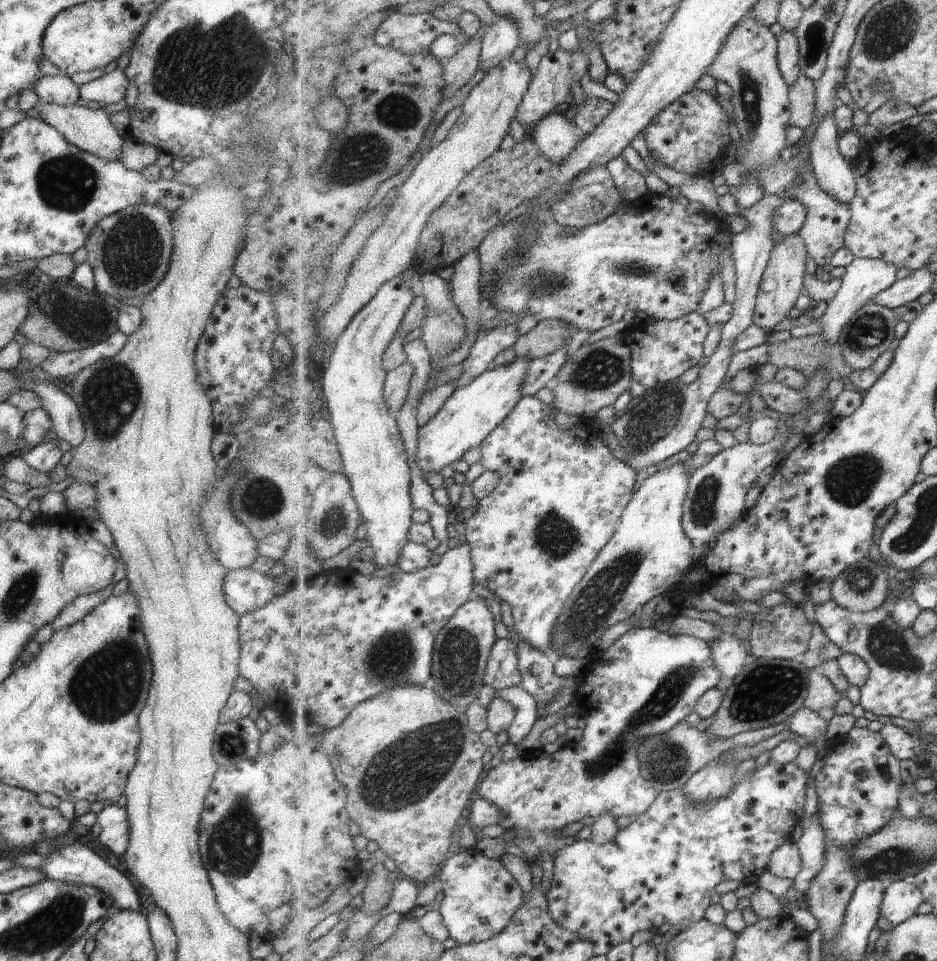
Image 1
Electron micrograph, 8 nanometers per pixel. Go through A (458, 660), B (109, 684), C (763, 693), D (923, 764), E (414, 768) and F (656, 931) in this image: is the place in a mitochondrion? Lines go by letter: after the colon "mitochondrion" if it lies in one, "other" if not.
A: mitochondrion
B: mitochondrion
C: mitochondrion
D: other
E: mitochondrion
F: other

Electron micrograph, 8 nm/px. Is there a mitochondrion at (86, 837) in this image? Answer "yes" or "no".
no

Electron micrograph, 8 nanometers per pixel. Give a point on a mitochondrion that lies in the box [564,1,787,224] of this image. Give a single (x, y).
(749, 87)

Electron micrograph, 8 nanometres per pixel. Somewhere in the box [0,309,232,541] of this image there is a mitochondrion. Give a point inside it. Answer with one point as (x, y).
(109, 397)

